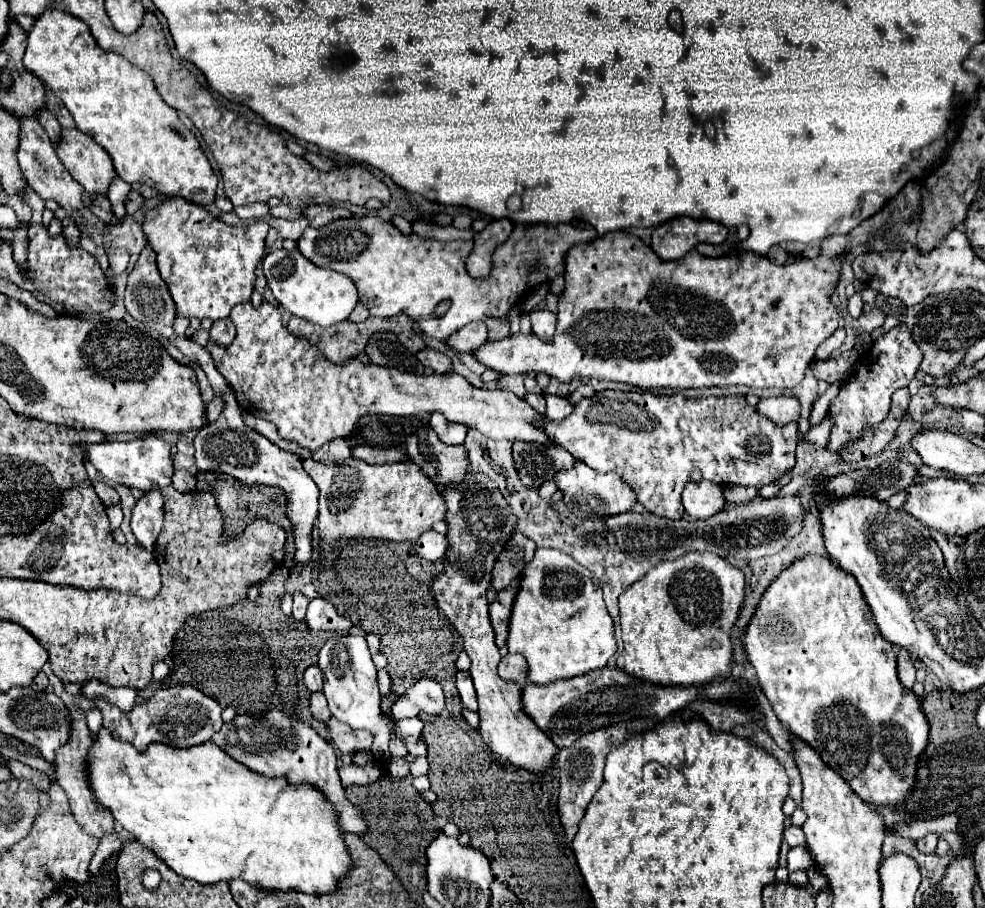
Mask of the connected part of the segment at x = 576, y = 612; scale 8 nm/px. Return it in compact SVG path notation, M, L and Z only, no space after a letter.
M536 549L534 559L520 571L520 587L512 605L508 639L508 653L520 653L528 661L528 681L536 685L546 685L556 679L568 679L588 671L606 667L608 659L616 653L614 621L602 599L602 585L592 571L576 563L570 555L560 549Z

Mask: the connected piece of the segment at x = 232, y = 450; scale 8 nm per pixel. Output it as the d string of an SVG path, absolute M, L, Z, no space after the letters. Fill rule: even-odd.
M232 403L224 407L220 417L202 427L194 437L196 447L196 465L200 471L220 471L228 473L234 479L246 485L274 485L286 491L288 495L288 517L292 521L292 529L296 535L296 563L304 565L312 557L312 529L318 517L318 487L308 477L302 467L302 459L294 453L282 451L274 443L270 443L264 435L252 431L240 415L240 409Z

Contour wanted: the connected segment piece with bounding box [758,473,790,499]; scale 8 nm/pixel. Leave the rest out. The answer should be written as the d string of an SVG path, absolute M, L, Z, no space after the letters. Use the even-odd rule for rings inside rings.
M788 473L788 475L782 475L774 485L764 485L764 487L760 487L760 489L758 489L758 495L770 499L770 497L778 495L778 491L780 491L788 481L790 481L790 473Z

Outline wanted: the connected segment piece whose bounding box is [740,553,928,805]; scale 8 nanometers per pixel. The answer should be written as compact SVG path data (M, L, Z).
M804 555L802 559L796 559L792 565L788 565L762 593L760 603L756 605L754 617L750 619L750 623L744 627L744 633L740 637L744 651L748 655L748 661L752 663L752 667L756 669L756 679L760 689L764 691L764 695L768 697L776 717L790 727L790 731L794 733L796 739L808 743L820 757L822 761L834 769L850 787L856 795L860 795L866 803L870 805L896 805L896 801L904 801L904 793L908 793L908 785L912 785L912 773L916 773L916 761L920 757L920 753L924 751L926 739L928 739L928 723L926 717L920 709L920 699L902 687L902 683L896 677L896 653L894 647L884 641L884 637L878 631L878 625L874 623L874 613L870 609L870 605L864 599L864 593L856 581L856 577L852 577L848 571L838 569L838 565L834 565L828 557L822 555Z

